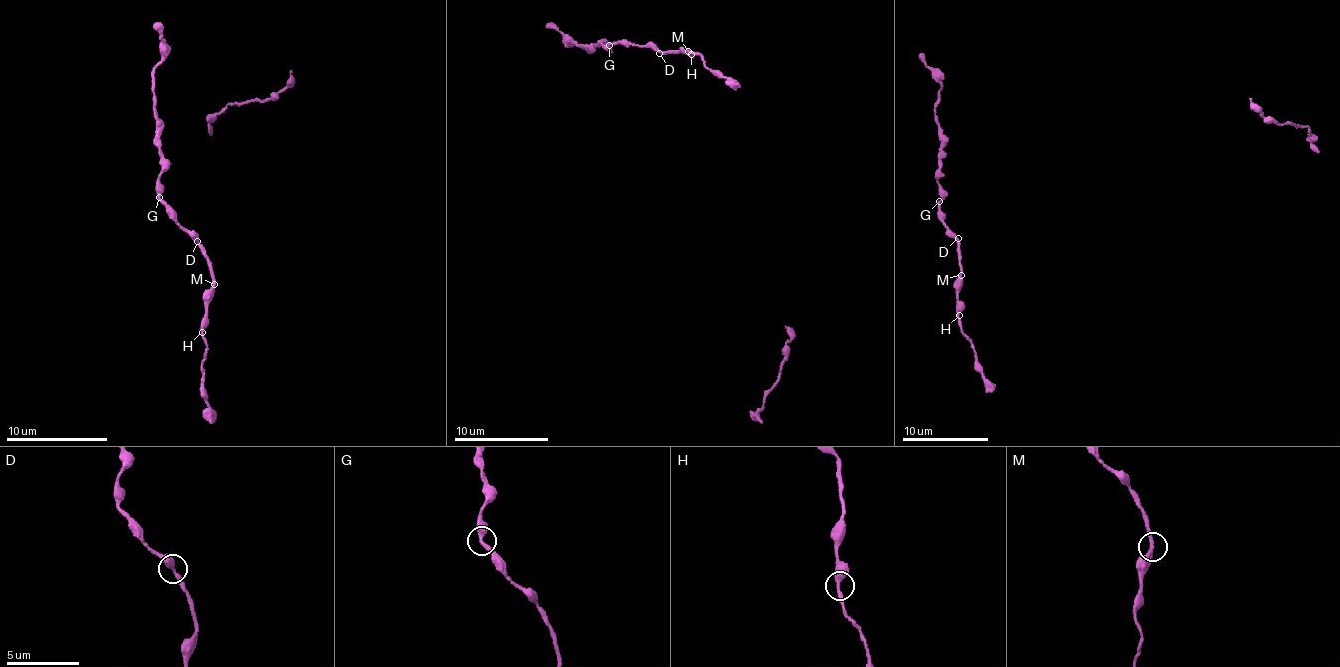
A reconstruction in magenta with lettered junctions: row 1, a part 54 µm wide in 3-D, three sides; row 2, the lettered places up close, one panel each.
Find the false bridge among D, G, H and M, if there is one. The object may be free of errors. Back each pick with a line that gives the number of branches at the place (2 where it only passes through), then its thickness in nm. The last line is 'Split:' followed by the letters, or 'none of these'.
Split: none of these

